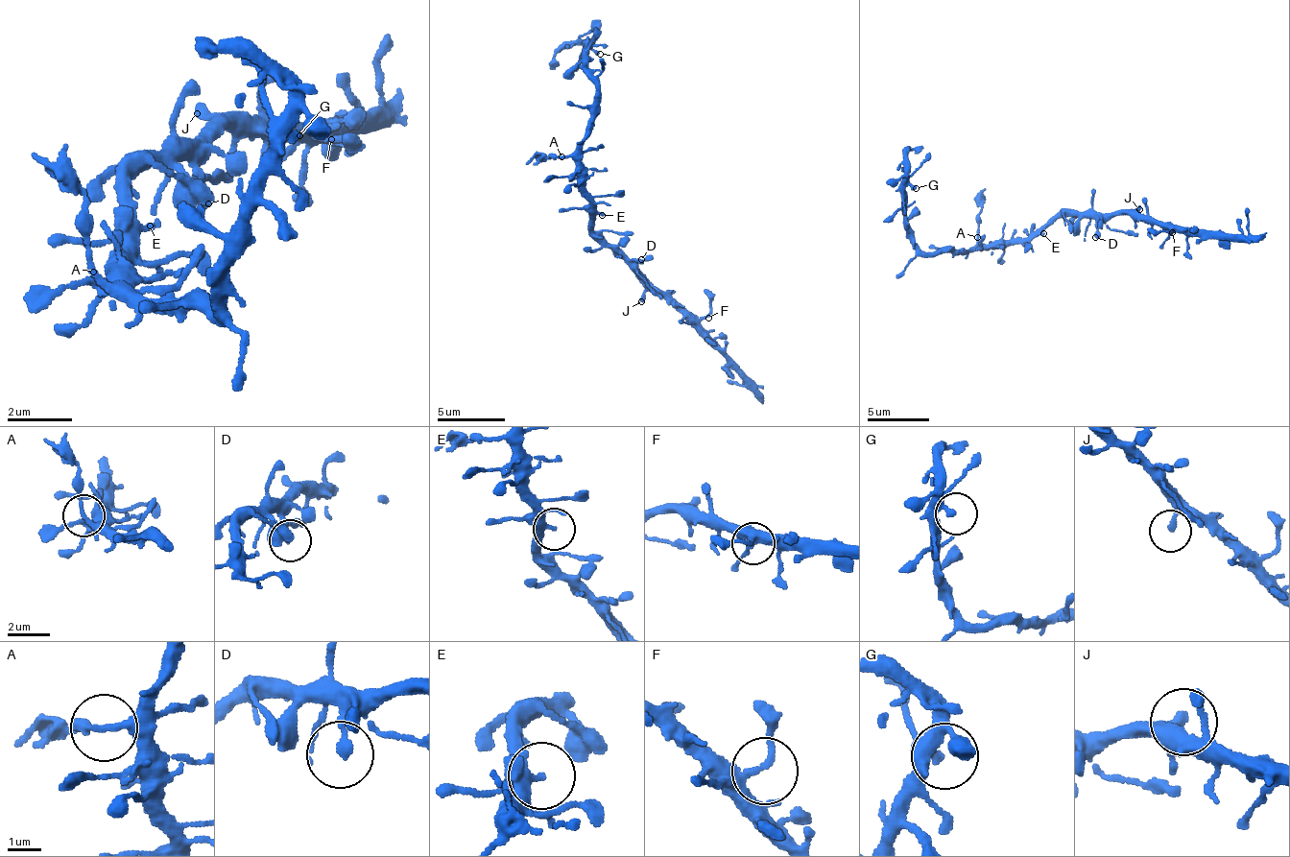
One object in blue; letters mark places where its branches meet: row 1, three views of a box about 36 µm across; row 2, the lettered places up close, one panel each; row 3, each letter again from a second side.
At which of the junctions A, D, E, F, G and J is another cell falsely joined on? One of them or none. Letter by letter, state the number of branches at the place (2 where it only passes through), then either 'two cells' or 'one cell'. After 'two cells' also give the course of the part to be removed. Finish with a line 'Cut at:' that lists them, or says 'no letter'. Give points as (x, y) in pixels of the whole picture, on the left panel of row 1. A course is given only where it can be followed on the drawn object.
A: branches 2; two cells; course (94, 269), (83, 196), (30, 154)
D: branches 1; one cell
E: branches 2; one cell
F: branches 2; one cell
G: branches 1; one cell
J: branches 1; one cell
Cut at: A

